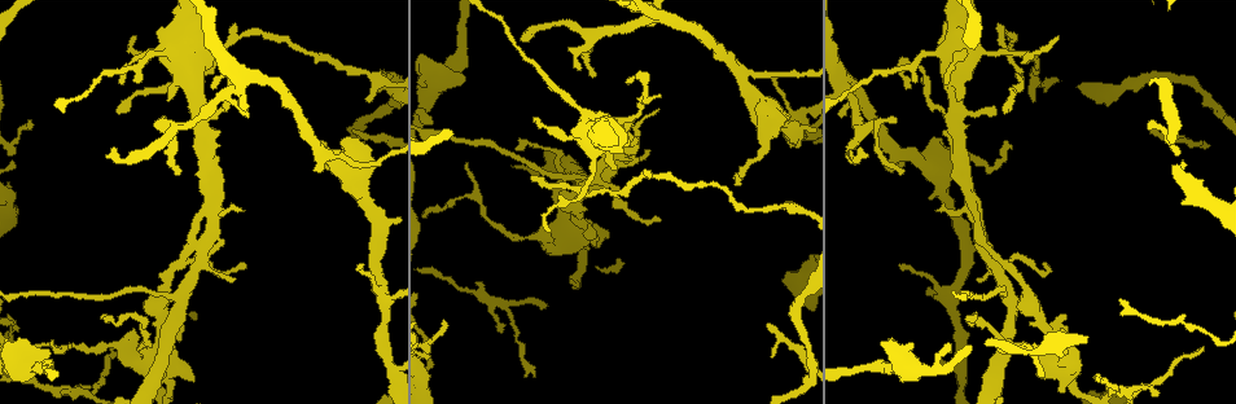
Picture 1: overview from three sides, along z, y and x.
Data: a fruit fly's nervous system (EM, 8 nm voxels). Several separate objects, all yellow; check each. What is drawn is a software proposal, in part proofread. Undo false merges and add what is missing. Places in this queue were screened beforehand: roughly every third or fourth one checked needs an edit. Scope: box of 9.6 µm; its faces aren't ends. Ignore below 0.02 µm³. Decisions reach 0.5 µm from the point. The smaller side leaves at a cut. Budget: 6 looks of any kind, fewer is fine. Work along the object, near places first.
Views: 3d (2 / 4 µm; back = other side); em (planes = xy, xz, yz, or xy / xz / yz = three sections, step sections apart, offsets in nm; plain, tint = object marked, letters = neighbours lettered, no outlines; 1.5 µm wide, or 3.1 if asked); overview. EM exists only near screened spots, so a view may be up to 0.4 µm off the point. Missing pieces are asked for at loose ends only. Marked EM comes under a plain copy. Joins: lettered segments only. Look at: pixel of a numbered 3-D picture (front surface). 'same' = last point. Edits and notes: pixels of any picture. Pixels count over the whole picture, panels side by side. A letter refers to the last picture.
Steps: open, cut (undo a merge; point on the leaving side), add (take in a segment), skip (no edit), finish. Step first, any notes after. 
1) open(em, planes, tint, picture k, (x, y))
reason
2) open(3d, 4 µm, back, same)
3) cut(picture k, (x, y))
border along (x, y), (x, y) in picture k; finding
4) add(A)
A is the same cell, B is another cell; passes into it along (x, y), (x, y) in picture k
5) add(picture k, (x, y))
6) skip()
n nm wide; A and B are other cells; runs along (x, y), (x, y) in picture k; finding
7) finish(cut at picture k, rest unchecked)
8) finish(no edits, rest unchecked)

open(em, planes, letters, picture 1, (1031, 100))
free end

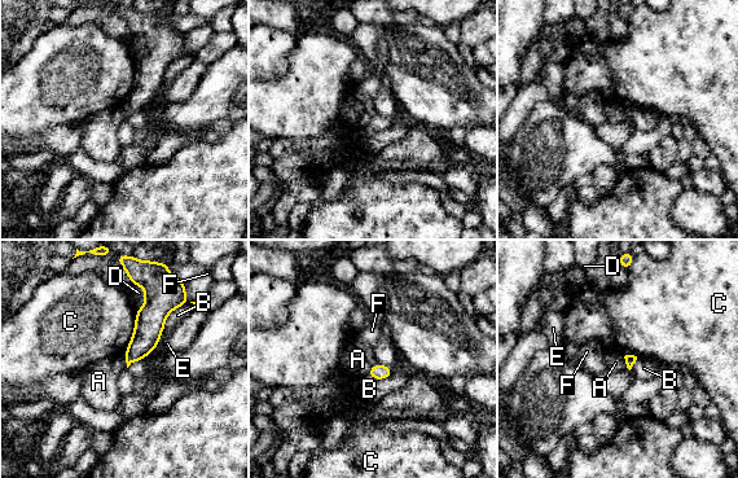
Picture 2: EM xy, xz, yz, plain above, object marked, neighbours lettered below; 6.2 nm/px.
skip()
B touches over 300 nm; A, B, C, D, E and F are other cells; none of them fits

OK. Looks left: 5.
open(em, planes, letters, picture 1, (1005, 108))
branch stops here

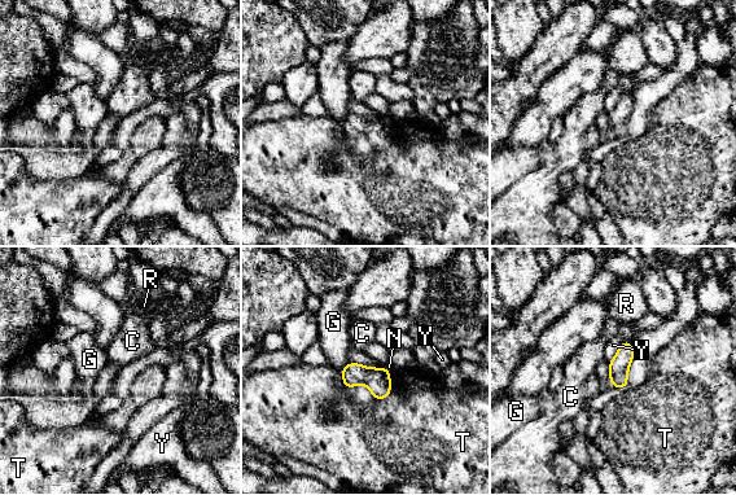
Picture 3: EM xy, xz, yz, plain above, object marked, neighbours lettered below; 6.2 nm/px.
skip()
130 nm wide; C, G, N, R, T and Y are other cells; no lettered segment goes on from it

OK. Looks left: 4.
open(em, yz, step 8, letters, picture 1, (316, 170))

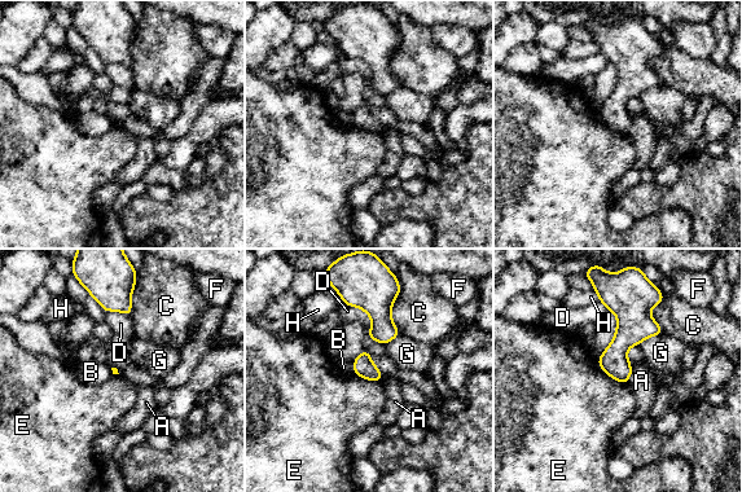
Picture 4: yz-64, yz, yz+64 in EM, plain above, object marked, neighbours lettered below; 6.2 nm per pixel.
open(em, planes, letters, same)

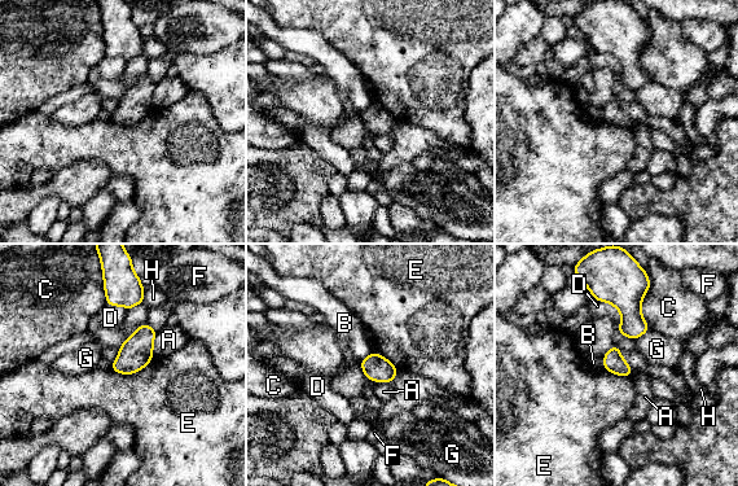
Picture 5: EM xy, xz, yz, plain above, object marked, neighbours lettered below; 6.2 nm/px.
skip()
A, B, C, D, E, F, G and H are other cells; border along (154, 357), (132, 373), (111, 370) in picture 5; no lettered segment goes on from it

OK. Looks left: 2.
finish(no edits, rest unchecked)

